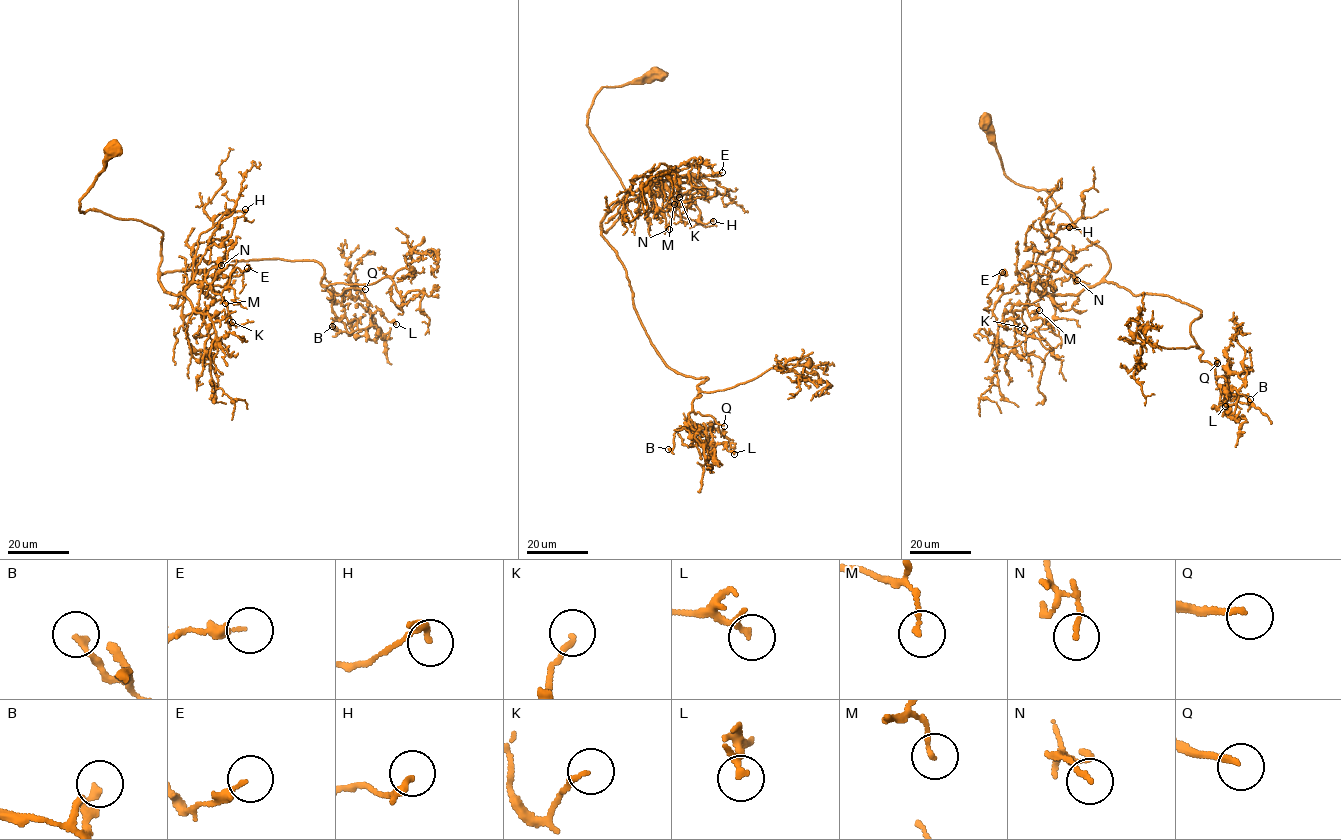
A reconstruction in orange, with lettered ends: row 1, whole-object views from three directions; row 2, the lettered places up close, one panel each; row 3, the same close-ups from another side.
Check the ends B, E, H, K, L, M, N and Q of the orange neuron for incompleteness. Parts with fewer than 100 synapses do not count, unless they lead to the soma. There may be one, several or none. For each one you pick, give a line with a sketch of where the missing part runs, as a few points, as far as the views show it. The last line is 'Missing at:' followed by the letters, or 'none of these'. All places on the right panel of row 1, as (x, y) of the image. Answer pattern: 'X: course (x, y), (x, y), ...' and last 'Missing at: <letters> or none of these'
Q: course (1217, 363), (1227, 367), (1231, 357), (1244, 355), (1244, 347), (1238, 343)
Missing at: Q

